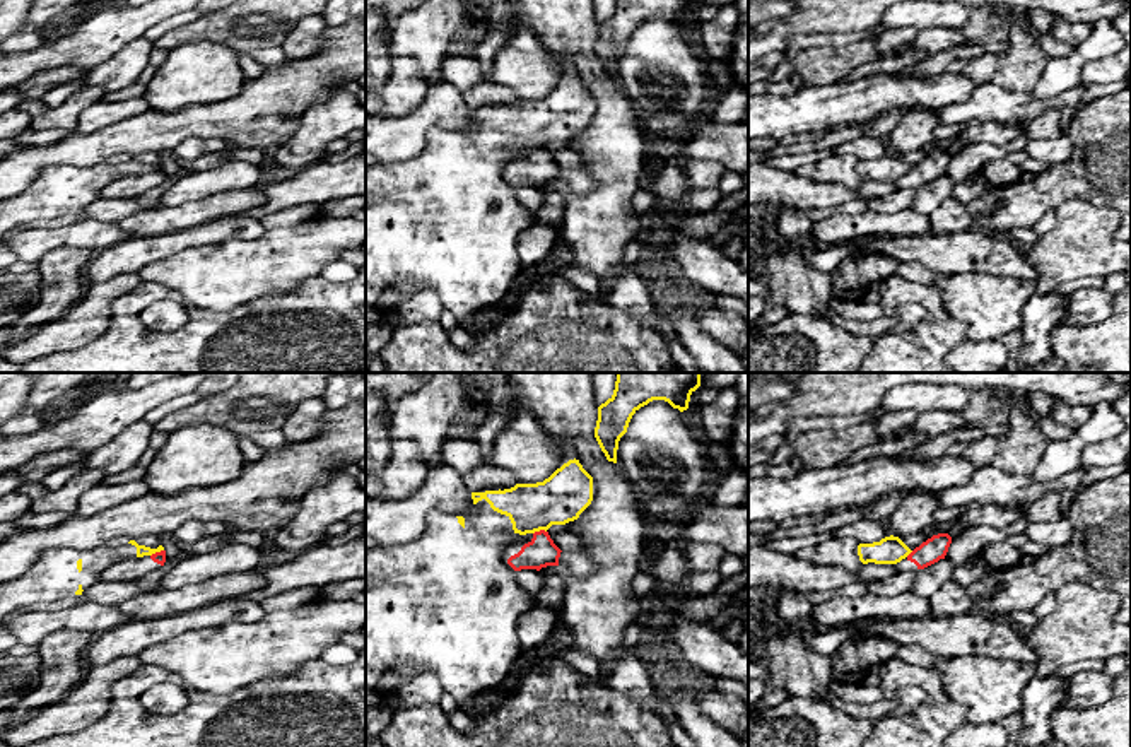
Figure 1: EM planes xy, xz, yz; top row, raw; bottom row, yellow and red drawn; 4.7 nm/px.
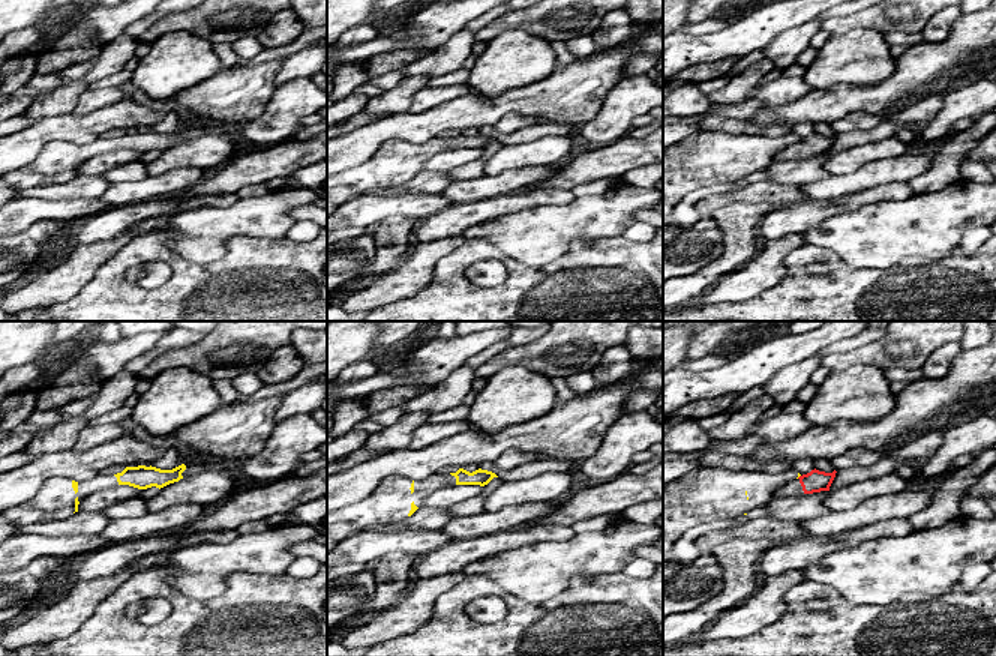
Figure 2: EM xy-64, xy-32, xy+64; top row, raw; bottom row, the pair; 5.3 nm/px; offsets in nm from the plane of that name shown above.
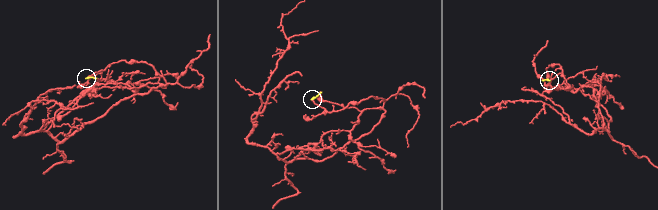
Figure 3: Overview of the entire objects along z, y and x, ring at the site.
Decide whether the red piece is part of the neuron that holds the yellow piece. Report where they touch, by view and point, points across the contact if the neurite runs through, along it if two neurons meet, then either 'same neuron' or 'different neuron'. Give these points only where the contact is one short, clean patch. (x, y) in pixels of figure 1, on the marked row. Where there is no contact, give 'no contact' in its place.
meets yellow in xz at (539, 530); border along xz (545, 530), (533, 534); different neuron

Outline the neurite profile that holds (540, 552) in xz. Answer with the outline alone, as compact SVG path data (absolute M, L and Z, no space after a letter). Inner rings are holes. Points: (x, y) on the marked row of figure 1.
M548 532L519 535L506 550L507 564L514 571L559 566L560 549L554 544Z

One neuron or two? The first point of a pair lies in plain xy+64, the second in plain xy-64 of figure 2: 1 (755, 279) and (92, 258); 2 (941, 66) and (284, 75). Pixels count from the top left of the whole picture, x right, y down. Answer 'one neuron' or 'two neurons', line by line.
1: one neuron
2: two neurons

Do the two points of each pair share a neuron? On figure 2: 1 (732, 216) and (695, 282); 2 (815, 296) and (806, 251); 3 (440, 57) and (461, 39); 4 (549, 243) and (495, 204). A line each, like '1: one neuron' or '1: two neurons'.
1: one neuron
2: one neuron
3: one neuron
4: two neurons

